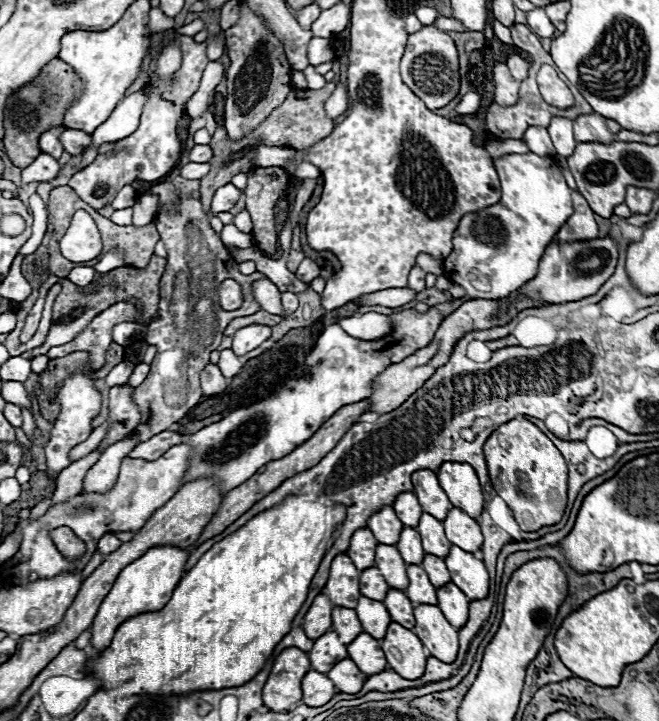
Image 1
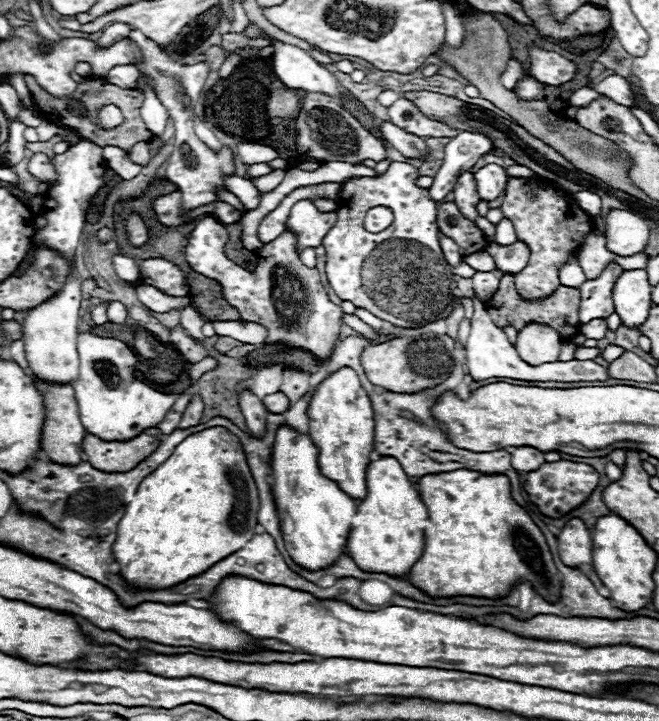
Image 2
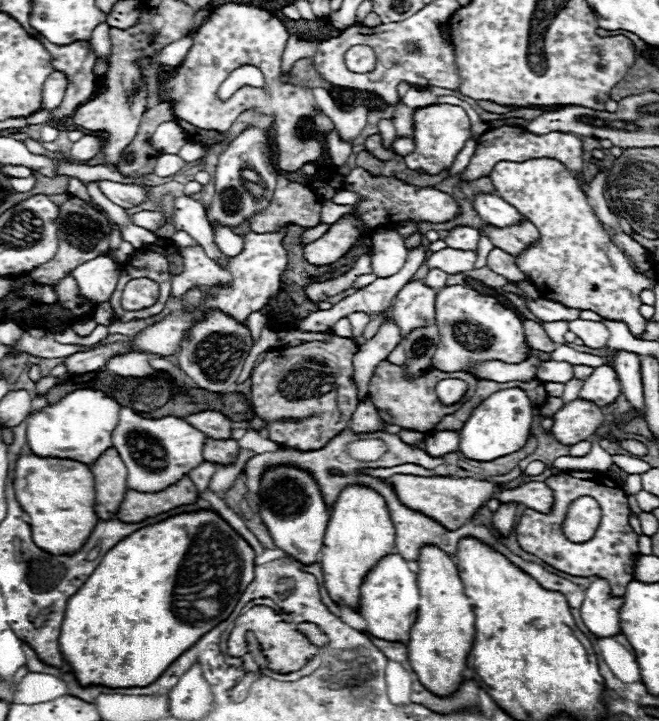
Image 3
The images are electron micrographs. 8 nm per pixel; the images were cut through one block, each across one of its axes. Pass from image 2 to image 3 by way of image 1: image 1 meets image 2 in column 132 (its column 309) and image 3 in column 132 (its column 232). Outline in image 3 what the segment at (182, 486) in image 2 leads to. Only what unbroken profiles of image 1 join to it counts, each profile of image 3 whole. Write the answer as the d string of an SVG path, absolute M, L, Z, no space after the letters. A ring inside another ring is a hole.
M196 510L196 512L174 514L166 520L148 524L148 526L132 532L130 536L120 540L116 546L112 546L104 554L104 558L100 560L100 564L96 566L92 576L82 584L82 588L74 596L70 596L68 606L66 606L66 616L64 616L64 622L60 628L60 638L58 638L62 656L70 662L70 668L82 686L100 684L100 686L108 686L108 688L134 688L134 686L152 684L152 680L158 680L162 676L164 668L168 668L168 664L172 664L172 660L176 660L176 656L180 656L180 652L186 652L192 644L196 644L196 640L200 636L204 636L208 630L212 630L216 624L224 622L230 616L238 598L242 596L242 592L254 578L254 558L256 558L256 554L254 554L252 546L214 510Z

